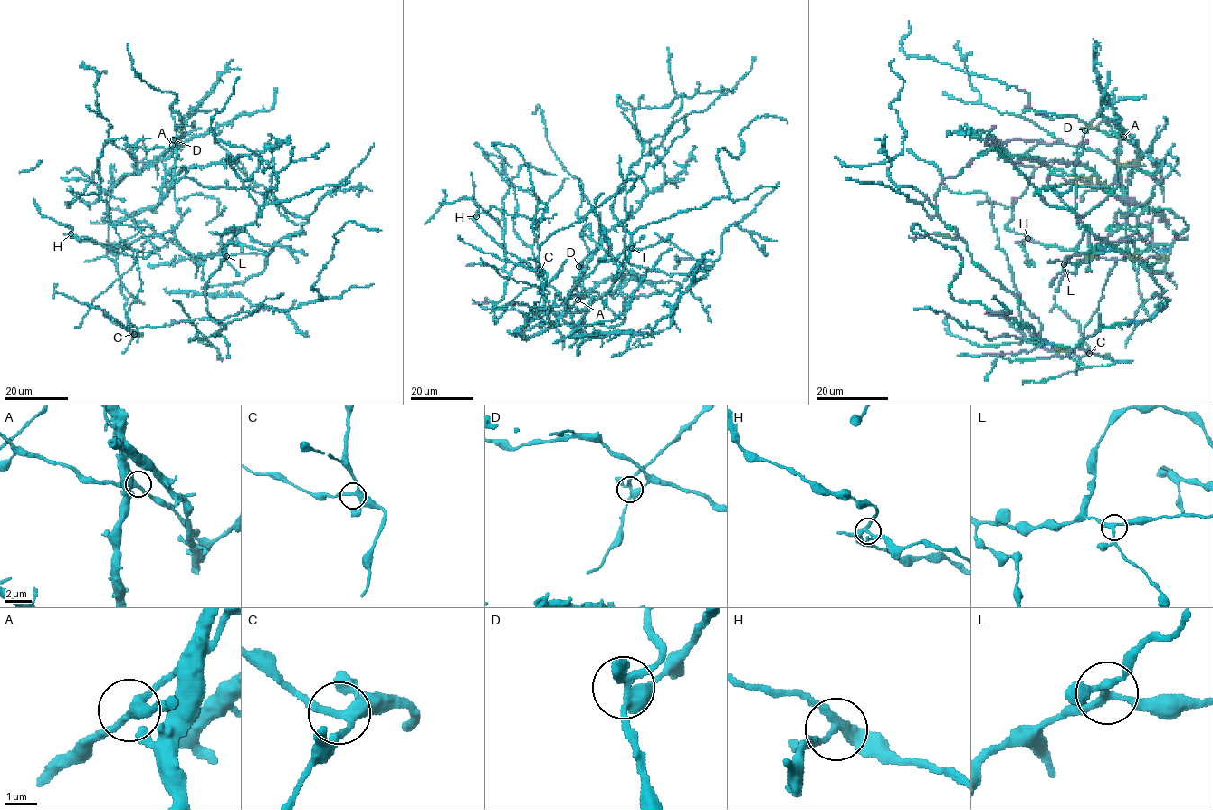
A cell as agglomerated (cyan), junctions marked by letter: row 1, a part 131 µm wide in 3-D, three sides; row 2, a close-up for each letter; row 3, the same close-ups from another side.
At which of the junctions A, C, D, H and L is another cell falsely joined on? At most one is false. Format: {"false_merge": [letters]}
{"false_merge": ["H"]}

